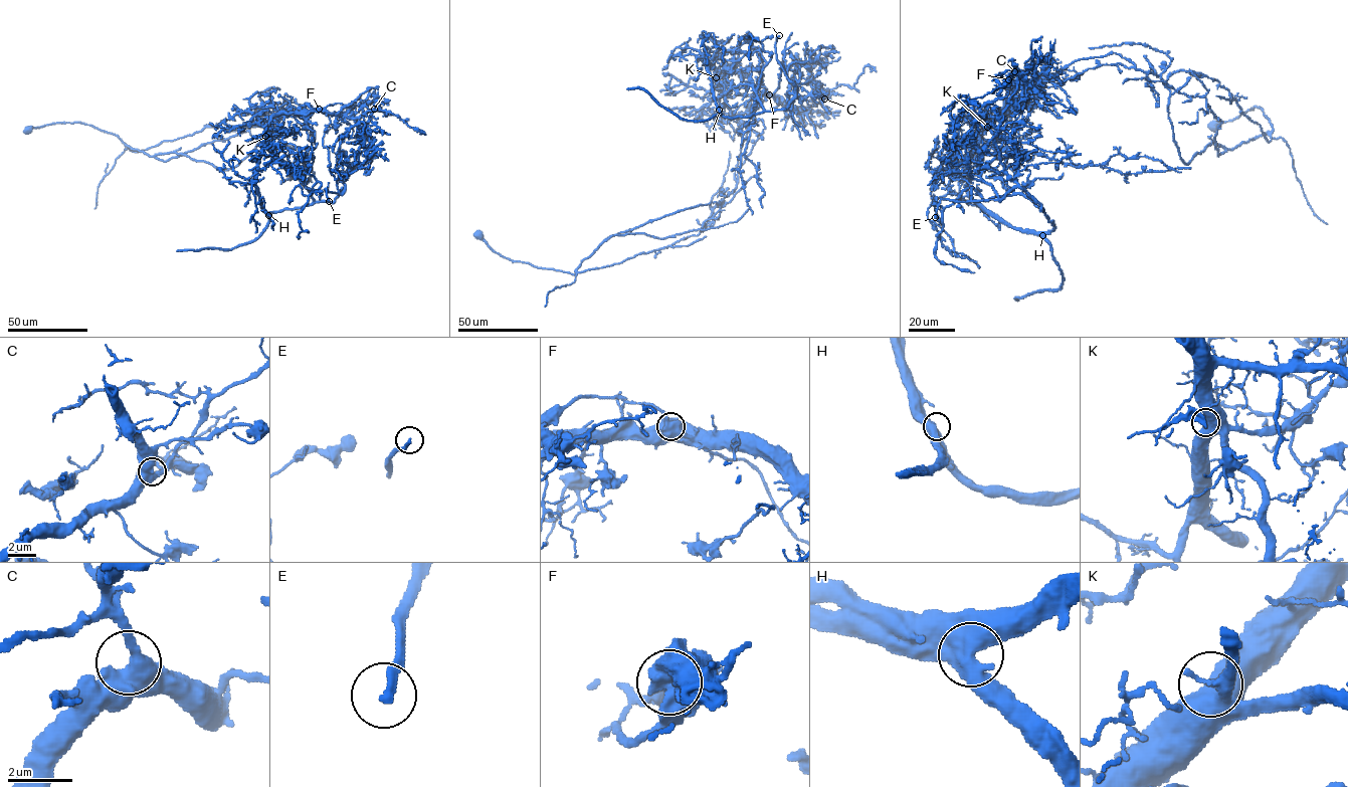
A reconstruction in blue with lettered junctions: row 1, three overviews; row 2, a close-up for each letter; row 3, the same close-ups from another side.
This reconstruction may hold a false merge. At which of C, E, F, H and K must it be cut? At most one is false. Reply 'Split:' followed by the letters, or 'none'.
Split: F

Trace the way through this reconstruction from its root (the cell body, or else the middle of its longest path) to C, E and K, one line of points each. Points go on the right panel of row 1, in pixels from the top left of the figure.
C: (1213, 127), (1257, 107), (1273, 131), (1198, 72), (1164, 82), (1100, 64), (1013, 89), (1031, 86), (1014, 71)
E: (1213, 127), (1257, 107), (1273, 131), (1198, 72), (1078, 59), (971, 141), (1043, 211), (1013, 187), (935, 217)
K: (1213, 127), (1257, 107), (1273, 131), (1217, 80), (1164, 82), (1113, 52), (1042, 81), (1021, 122), (987, 127)

